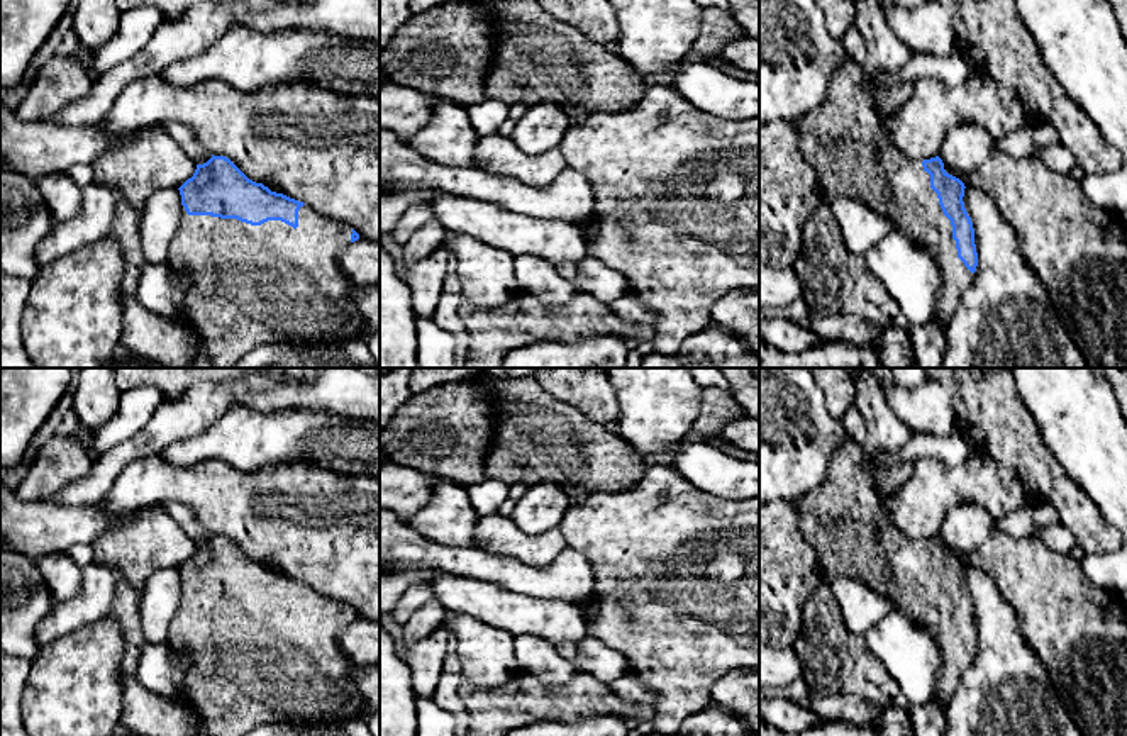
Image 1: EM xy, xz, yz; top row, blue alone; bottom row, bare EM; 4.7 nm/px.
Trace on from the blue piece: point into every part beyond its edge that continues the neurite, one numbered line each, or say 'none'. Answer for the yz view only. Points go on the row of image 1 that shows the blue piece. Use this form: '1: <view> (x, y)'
1: yz (843, 141)

